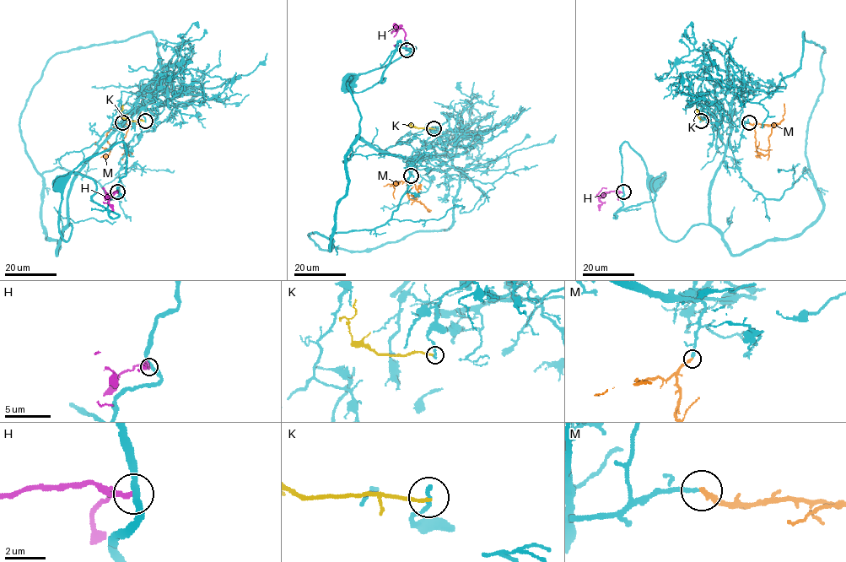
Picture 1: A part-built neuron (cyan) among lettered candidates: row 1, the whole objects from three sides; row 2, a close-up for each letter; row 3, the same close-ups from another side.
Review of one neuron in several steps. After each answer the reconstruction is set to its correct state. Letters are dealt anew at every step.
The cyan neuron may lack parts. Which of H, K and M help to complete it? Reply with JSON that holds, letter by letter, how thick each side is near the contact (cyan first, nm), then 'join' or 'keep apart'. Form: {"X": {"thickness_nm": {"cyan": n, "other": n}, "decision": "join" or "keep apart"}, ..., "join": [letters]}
{"H": {"thickness_nm": {"cyan": 280, "other": 240}, "decision": "keep apart"}, "K": {"thickness_nm": {"cyan": 240, "other": 170}, "decision": "keep apart"}, "M": {"thickness_nm": {"cyan": 200, "other": 220}, "decision": "join"}, "join": ["M"]}

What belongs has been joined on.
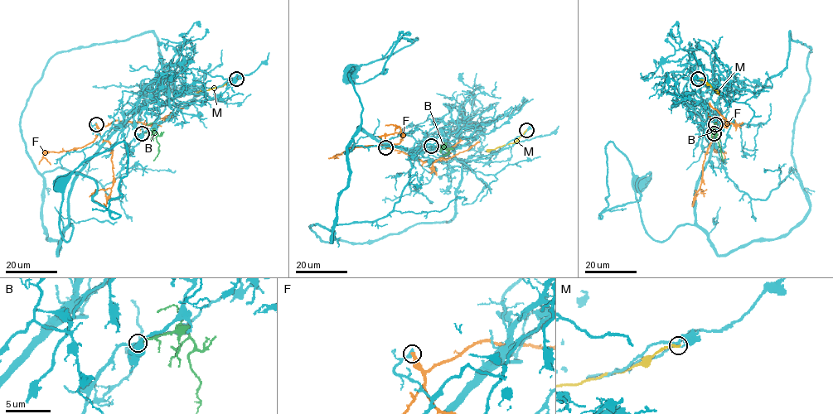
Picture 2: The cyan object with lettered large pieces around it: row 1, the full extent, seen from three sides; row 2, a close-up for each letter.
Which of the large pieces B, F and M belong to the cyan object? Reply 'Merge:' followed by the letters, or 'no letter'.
Merge: B

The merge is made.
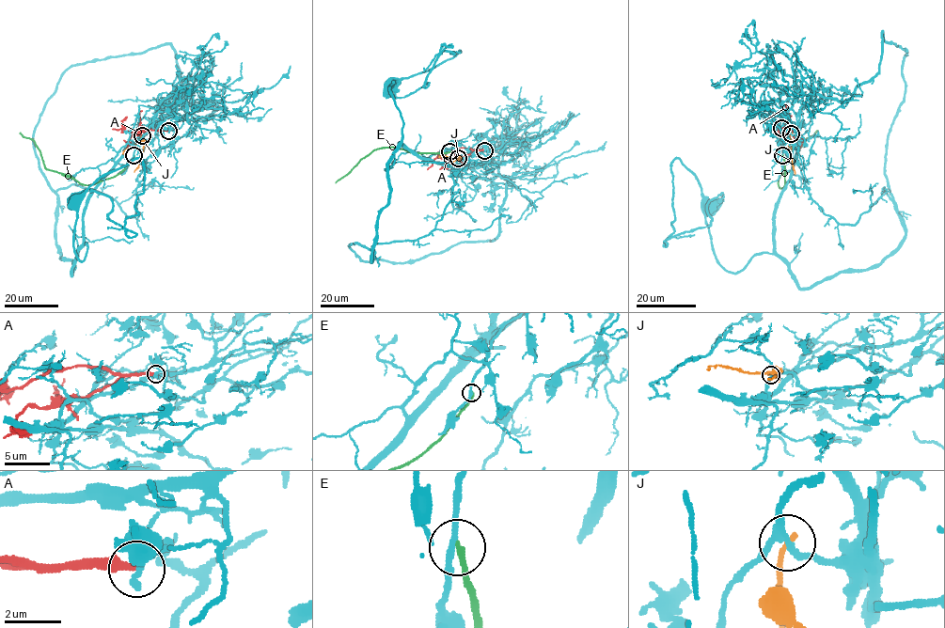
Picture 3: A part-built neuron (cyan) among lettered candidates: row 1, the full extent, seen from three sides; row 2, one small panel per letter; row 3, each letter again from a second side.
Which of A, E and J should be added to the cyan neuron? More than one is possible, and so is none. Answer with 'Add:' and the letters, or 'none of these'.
Add: none of these

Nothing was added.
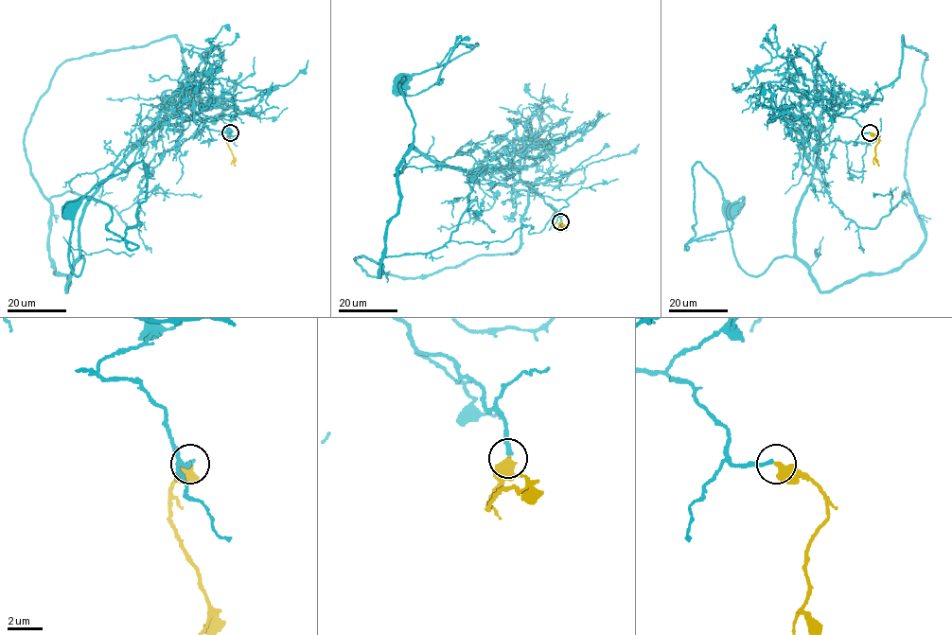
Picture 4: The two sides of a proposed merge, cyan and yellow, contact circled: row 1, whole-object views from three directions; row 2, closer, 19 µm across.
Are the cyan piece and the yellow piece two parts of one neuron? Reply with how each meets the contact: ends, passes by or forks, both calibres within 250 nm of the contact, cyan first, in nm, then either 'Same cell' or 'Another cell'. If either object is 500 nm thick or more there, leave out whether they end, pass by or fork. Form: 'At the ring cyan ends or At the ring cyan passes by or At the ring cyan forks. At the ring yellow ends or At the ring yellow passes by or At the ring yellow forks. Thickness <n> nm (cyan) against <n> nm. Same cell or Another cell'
Thickness 240 nm (cyan) against 500 nm. Same cell

